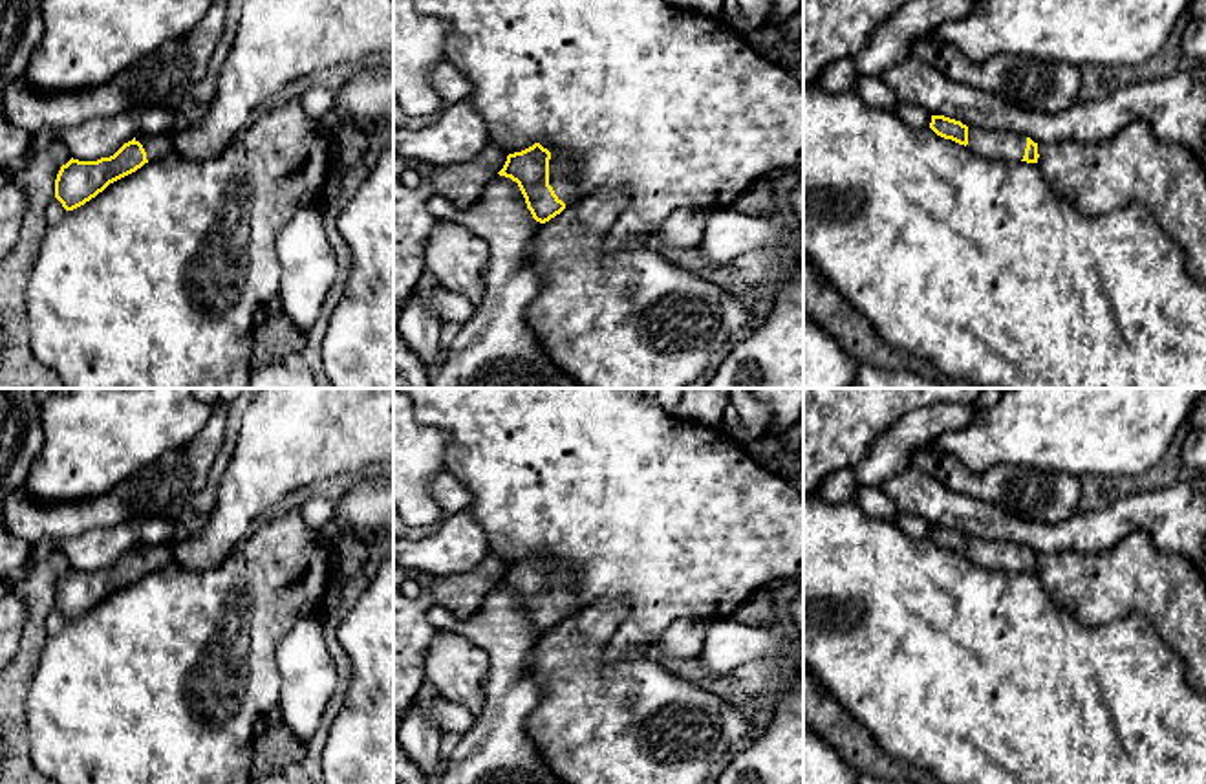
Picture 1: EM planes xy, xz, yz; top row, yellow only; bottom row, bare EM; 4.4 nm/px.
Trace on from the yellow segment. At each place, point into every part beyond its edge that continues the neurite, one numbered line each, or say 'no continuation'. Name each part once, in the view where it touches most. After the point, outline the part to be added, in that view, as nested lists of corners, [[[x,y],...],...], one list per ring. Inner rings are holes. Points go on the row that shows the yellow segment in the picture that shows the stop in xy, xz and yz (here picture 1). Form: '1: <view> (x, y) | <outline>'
1: xz (562, 169) | [[[567,156],[549,159],[549,185],[565,205],[576,201],[575,163]]]

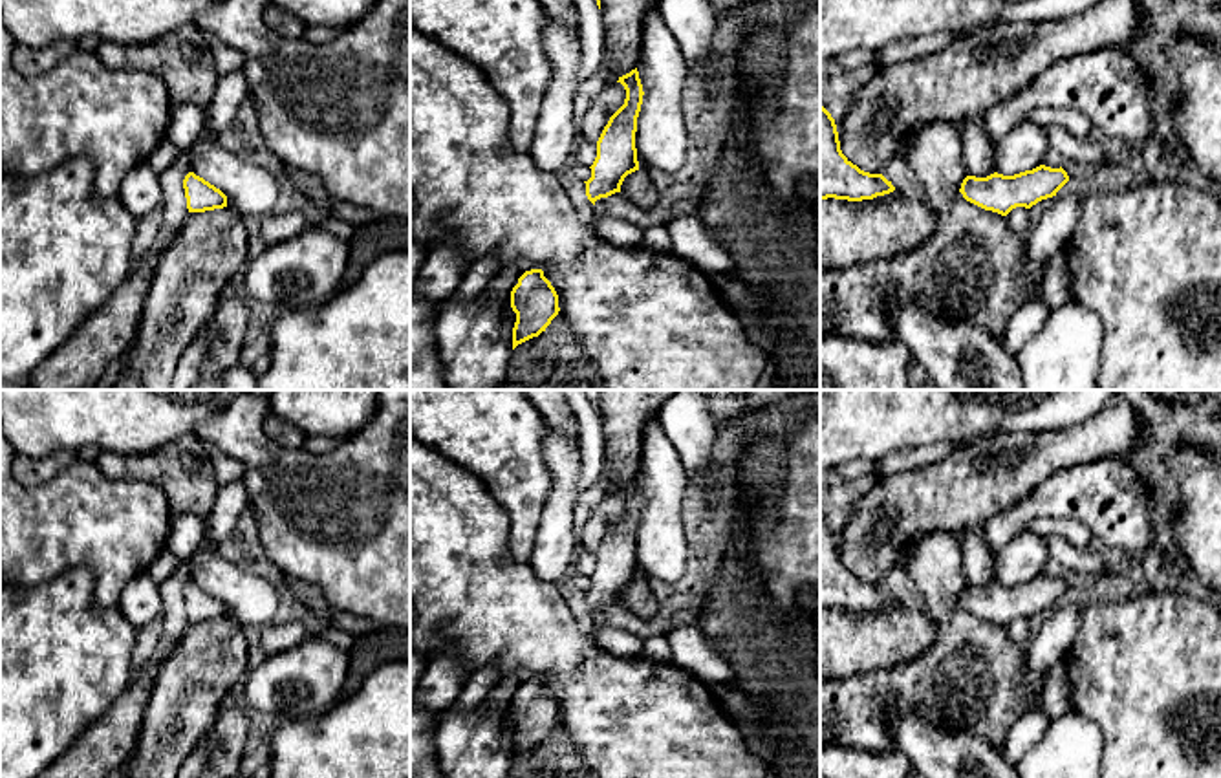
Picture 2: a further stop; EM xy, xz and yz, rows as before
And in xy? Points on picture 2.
no continuation

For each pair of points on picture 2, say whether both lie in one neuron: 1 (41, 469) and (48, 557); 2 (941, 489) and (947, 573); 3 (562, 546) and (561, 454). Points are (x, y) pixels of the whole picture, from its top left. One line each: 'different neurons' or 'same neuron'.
1: different neurons
2: different neurons
3: same neuron

